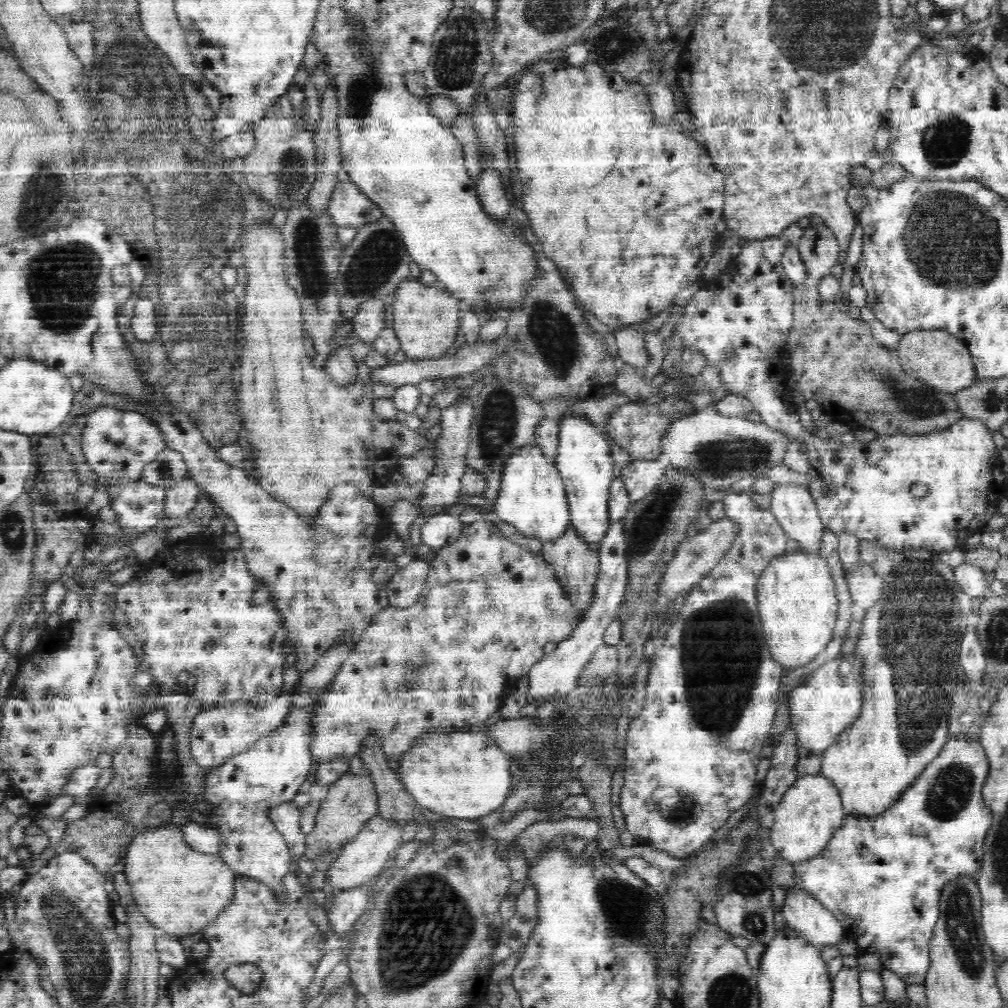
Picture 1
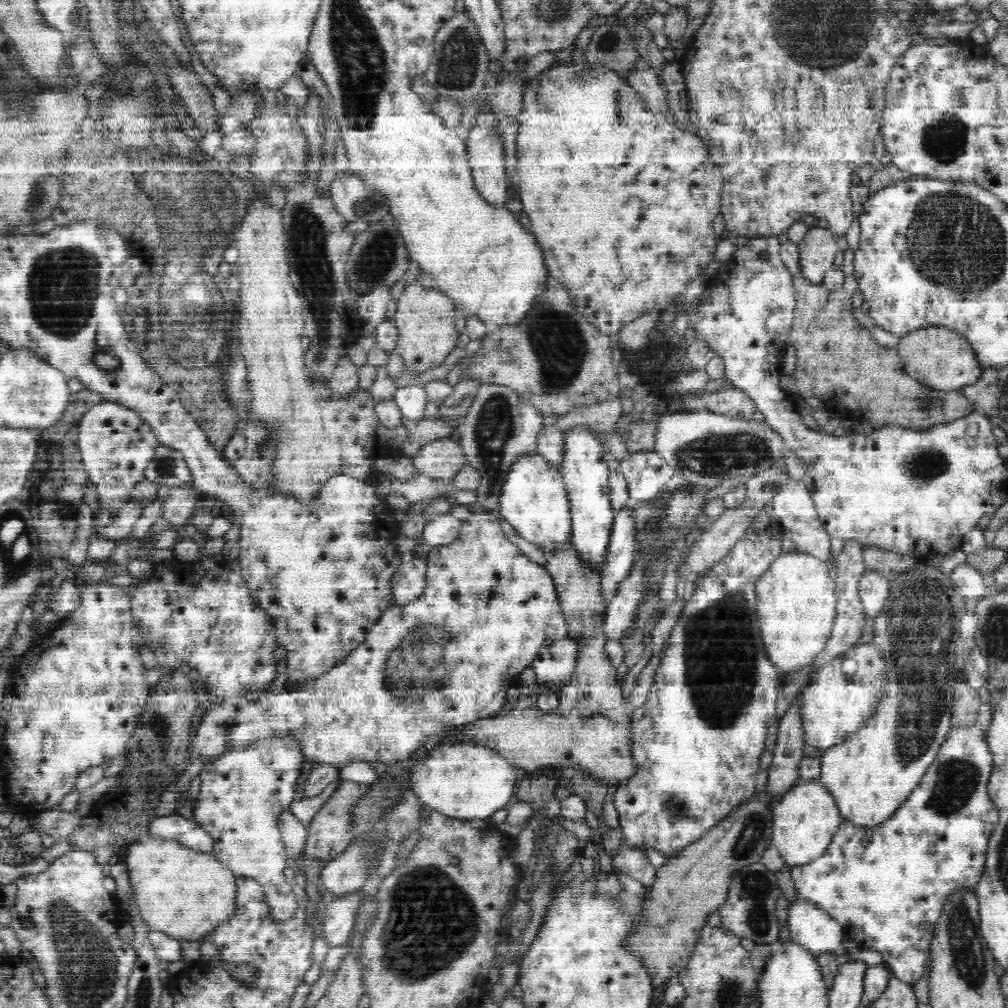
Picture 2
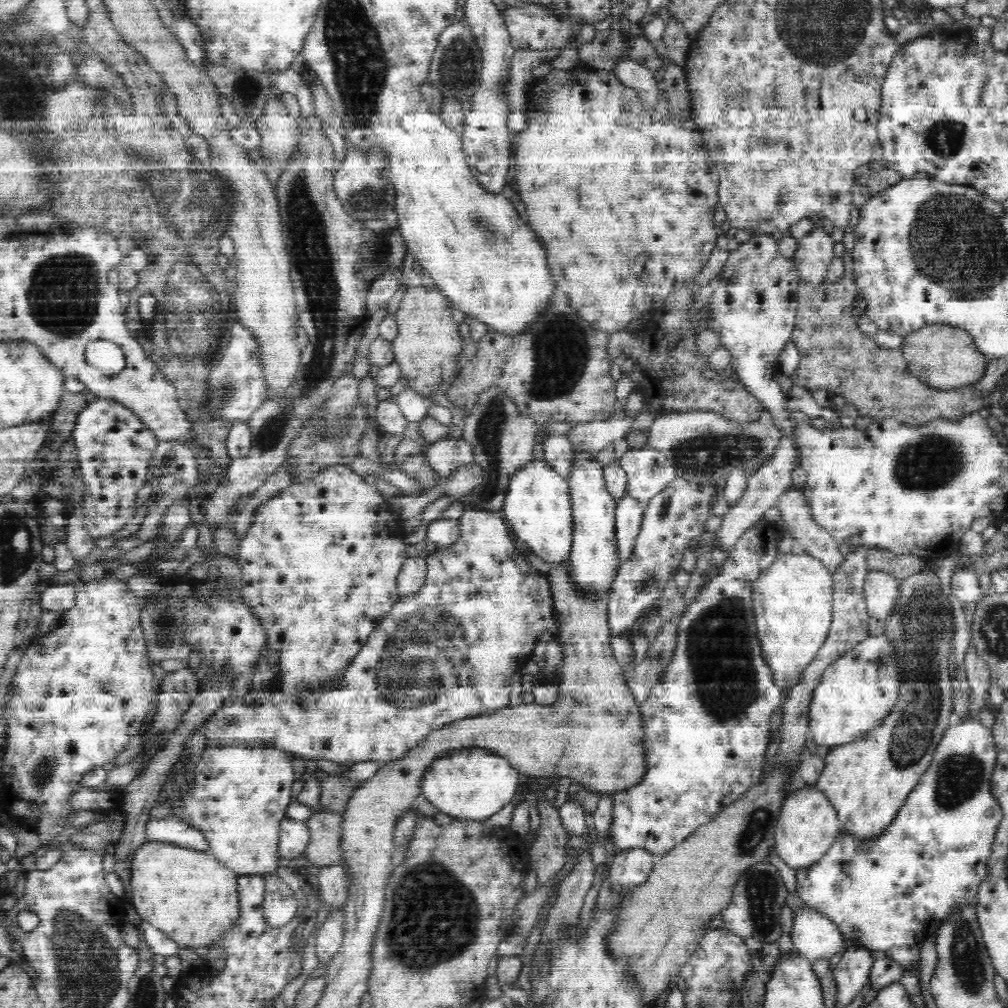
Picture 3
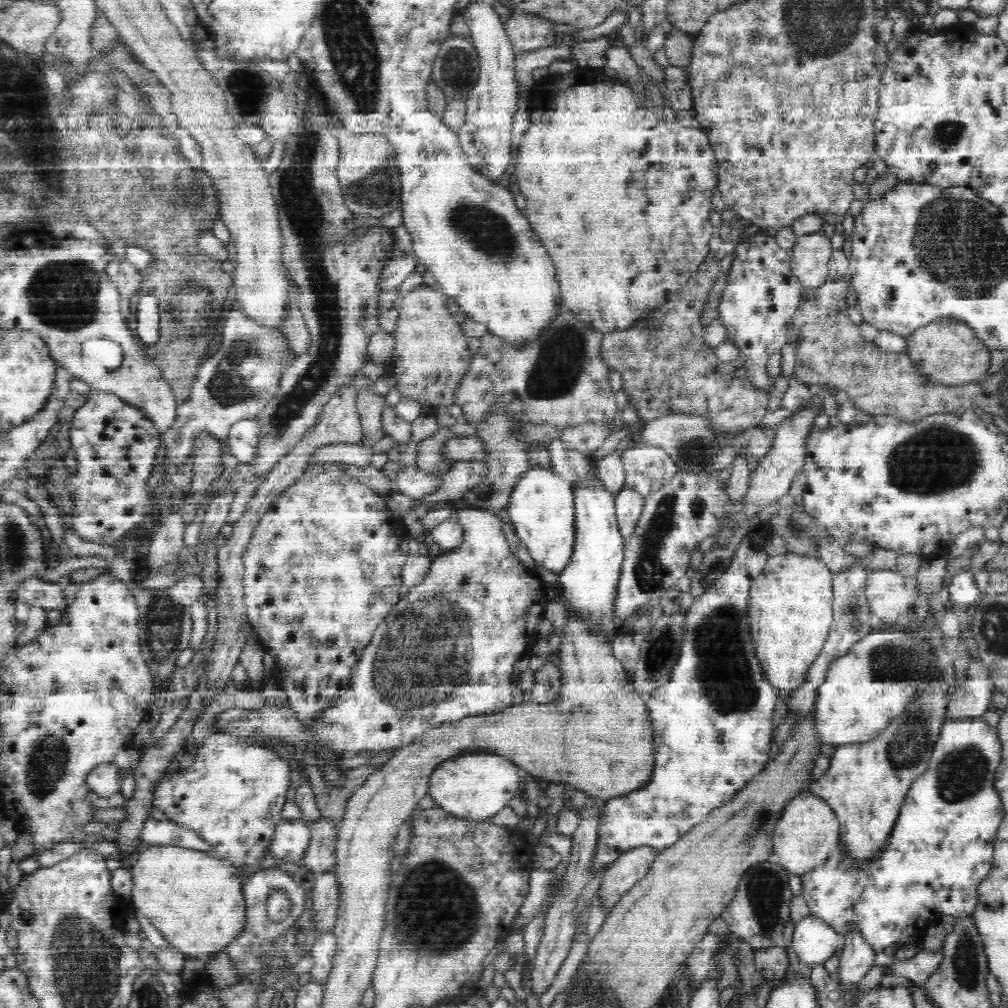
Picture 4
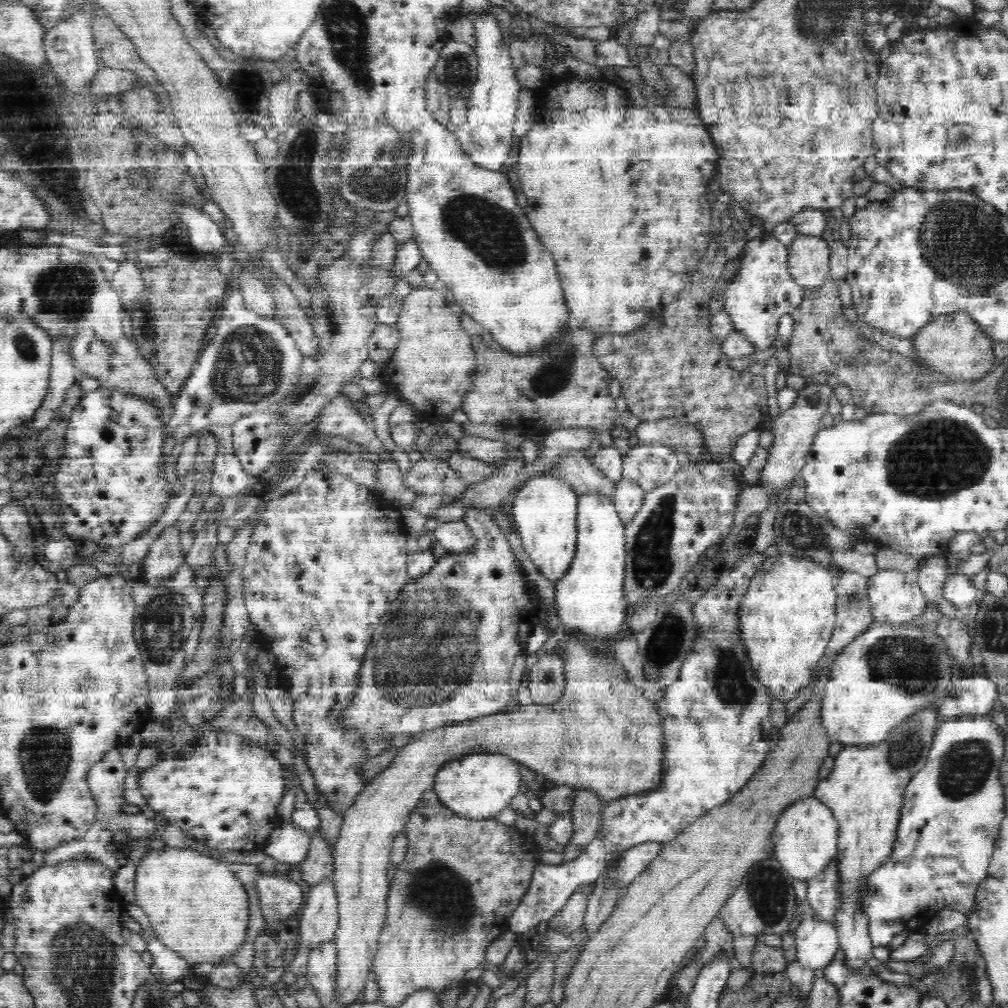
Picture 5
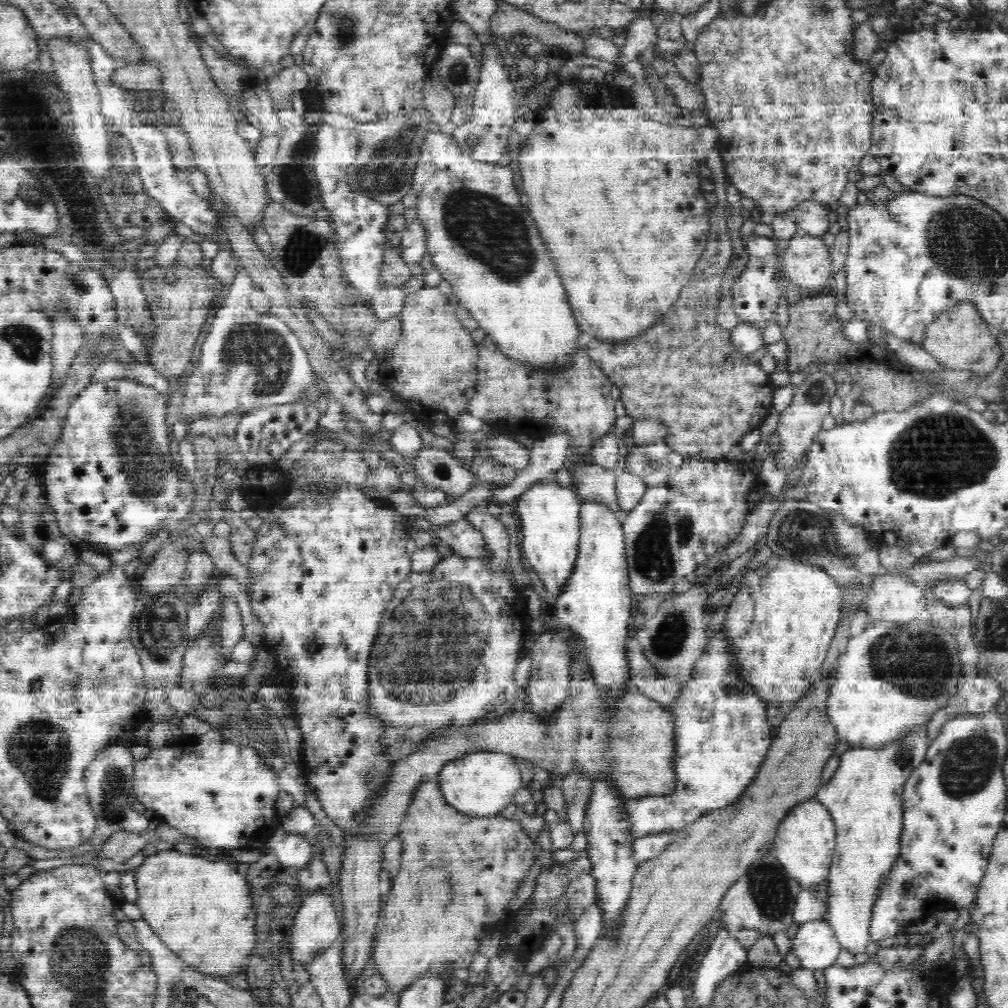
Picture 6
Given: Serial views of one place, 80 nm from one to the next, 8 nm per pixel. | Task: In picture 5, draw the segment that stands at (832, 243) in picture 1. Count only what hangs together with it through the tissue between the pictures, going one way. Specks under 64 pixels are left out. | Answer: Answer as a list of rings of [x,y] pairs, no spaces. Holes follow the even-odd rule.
[[[797,235],[787,249],[787,275],[805,288],[818,288],[831,281],[828,245],[822,237]]]

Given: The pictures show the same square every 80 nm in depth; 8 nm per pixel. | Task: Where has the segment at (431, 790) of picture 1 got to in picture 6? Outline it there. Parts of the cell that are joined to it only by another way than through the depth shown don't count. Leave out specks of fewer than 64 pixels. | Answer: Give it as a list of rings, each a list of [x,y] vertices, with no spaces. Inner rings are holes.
[[[482,750],[462,754],[459,759],[446,762],[440,769],[439,783],[448,804],[474,817],[503,814],[508,804],[513,802],[518,788],[525,785],[515,757],[503,752]]]

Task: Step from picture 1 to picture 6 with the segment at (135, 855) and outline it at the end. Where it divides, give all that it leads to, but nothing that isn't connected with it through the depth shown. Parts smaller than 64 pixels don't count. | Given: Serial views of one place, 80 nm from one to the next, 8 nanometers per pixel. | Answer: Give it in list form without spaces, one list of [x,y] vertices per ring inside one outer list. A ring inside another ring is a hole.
[[[175,848],[149,856],[135,872],[141,917],[189,968],[217,979],[238,976],[258,944],[257,911],[246,875],[219,858],[210,861]]]

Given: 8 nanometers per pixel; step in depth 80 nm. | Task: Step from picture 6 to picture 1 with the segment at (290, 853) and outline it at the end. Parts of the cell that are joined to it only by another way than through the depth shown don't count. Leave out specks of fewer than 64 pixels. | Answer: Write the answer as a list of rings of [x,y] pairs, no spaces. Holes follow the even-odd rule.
[[[292,803],[277,806],[271,812],[272,822],[284,837],[294,860],[304,858],[306,835],[300,830],[300,811]]]

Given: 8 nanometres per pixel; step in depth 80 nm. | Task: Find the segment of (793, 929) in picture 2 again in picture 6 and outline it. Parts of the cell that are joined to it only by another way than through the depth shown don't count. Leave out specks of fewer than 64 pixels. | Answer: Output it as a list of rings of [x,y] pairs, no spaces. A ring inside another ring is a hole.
[[[824,918],[801,923],[797,927],[792,939],[793,951],[802,961],[802,966],[814,970],[834,965],[843,946]]]

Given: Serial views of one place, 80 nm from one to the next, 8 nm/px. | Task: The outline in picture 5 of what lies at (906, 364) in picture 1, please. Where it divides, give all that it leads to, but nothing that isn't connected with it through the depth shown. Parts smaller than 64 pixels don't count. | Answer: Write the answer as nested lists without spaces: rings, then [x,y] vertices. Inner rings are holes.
[[[954,310],[936,317],[913,338],[916,350],[927,358],[927,366],[954,381],[982,379],[997,365],[993,342],[967,310]]]

